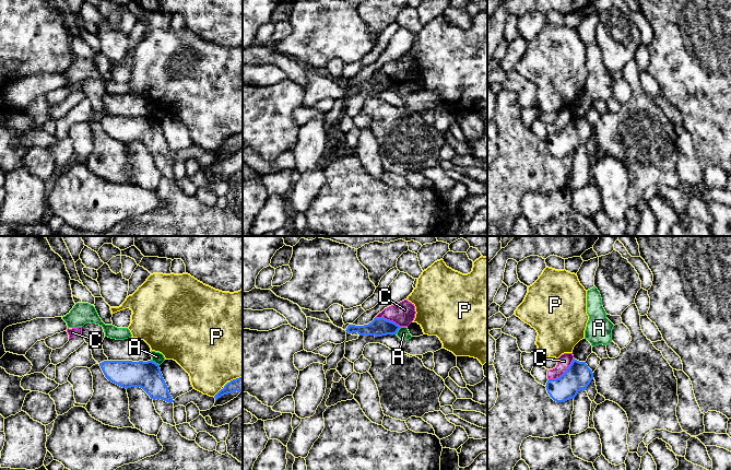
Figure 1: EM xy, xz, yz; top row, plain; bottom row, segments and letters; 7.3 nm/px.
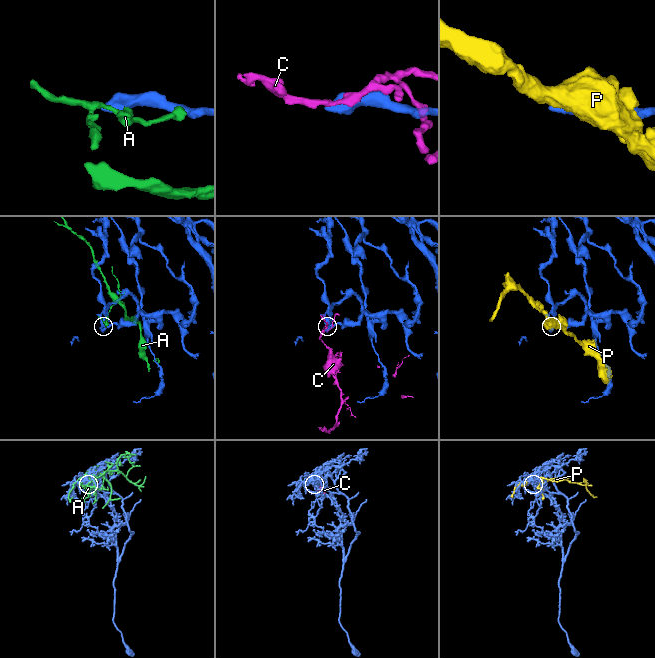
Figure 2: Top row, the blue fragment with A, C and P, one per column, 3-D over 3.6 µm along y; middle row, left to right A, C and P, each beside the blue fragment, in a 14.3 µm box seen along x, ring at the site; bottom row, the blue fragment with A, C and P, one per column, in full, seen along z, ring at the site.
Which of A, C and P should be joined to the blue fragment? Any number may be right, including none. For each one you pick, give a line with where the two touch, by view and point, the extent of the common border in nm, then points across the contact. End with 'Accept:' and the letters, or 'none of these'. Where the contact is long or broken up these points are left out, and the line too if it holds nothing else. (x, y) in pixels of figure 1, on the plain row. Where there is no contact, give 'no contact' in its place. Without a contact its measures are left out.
Accept: none of these

